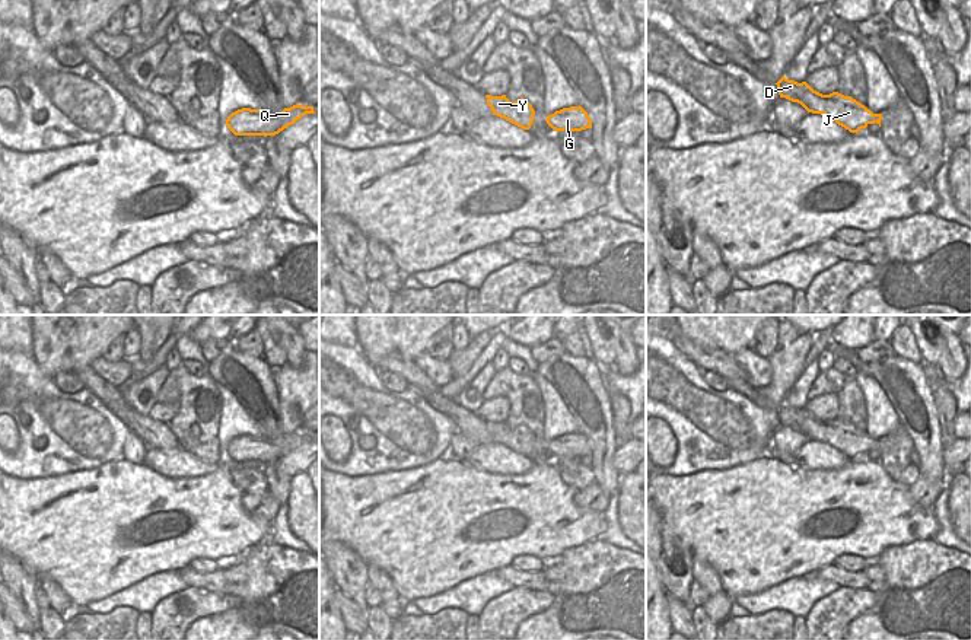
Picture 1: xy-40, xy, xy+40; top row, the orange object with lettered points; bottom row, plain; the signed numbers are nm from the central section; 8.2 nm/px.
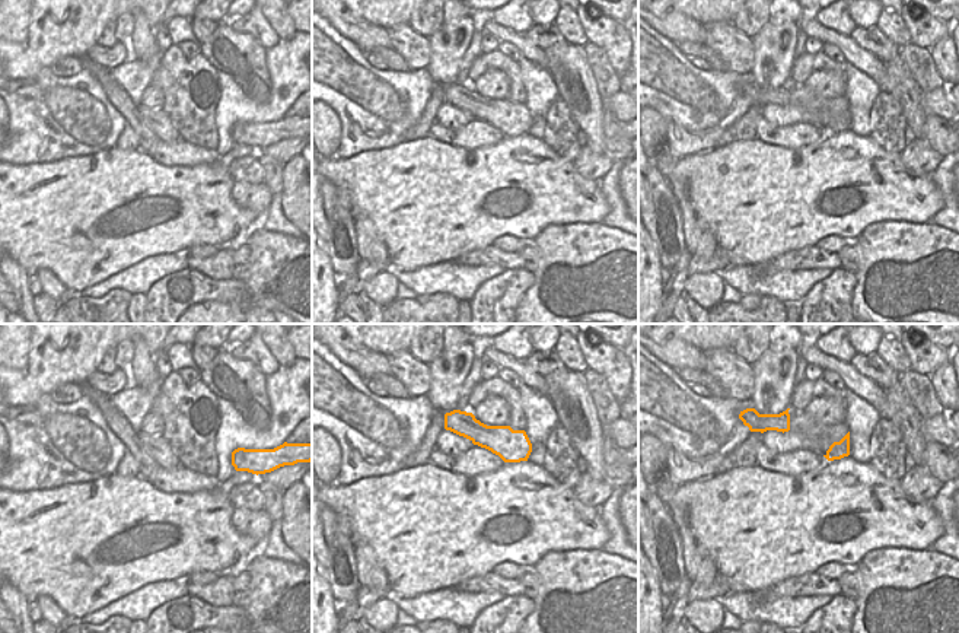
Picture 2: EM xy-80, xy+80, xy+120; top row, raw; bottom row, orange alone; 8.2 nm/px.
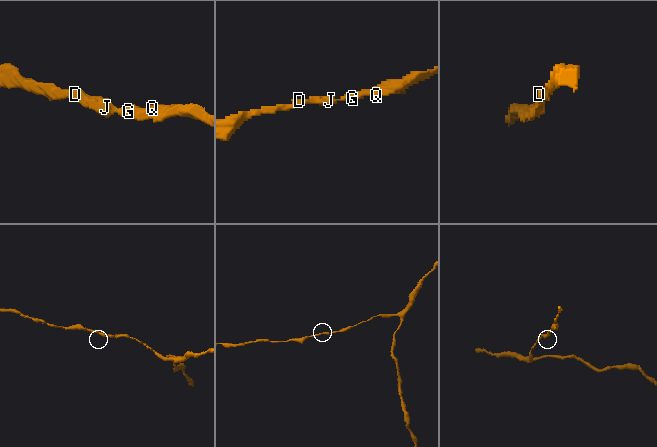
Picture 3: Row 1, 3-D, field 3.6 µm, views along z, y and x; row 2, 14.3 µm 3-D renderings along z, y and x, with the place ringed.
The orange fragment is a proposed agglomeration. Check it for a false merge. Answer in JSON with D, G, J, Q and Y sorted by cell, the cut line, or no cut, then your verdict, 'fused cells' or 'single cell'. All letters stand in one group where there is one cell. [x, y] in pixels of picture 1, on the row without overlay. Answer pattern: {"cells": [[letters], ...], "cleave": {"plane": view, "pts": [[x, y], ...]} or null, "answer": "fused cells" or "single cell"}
{"cells": [["D", "G", "J", "Q", "Y"]], "cleave": null, "answer": "single cell"}

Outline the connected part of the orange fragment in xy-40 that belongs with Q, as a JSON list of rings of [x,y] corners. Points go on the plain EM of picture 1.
[[[299,430],[284,434],[278,440],[267,440],[262,436],[242,434],[232,439],[226,452],[235,462],[276,462],[295,450],[306,440],[315,440],[313,433]]]

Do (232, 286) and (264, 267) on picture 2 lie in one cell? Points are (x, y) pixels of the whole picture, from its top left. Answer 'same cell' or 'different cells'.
different cells

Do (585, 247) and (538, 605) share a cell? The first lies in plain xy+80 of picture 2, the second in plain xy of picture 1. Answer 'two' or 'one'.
two

